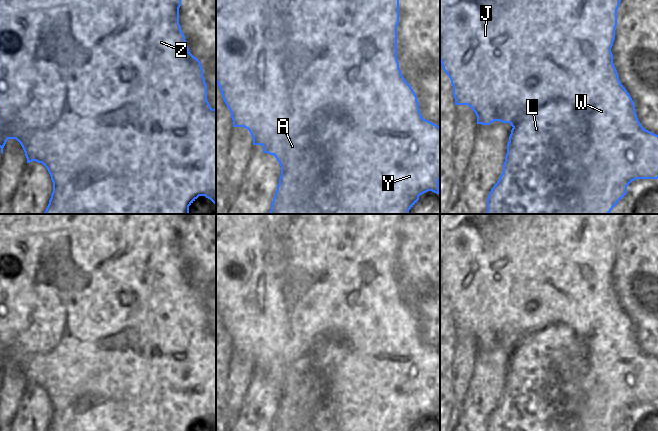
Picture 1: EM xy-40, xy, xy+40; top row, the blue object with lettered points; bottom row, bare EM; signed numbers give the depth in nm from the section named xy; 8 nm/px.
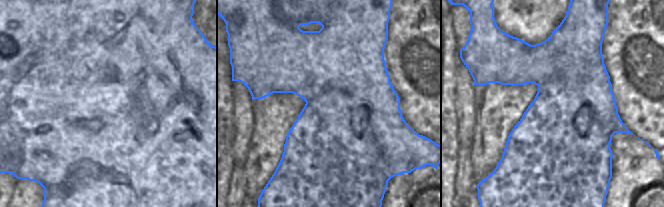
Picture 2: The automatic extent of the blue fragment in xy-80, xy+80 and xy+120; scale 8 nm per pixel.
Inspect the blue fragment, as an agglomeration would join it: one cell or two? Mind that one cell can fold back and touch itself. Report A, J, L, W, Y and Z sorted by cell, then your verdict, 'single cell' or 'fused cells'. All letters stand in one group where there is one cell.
A J W Y Z / L | fused cells

